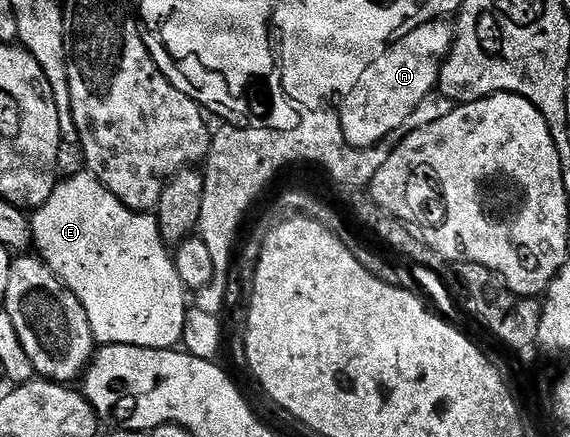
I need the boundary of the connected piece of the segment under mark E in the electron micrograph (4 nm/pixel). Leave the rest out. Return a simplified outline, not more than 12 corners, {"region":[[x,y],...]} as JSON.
{"region":[[88,171],[32,210],[36,256],[101,345],[182,344],[152,212]]}

